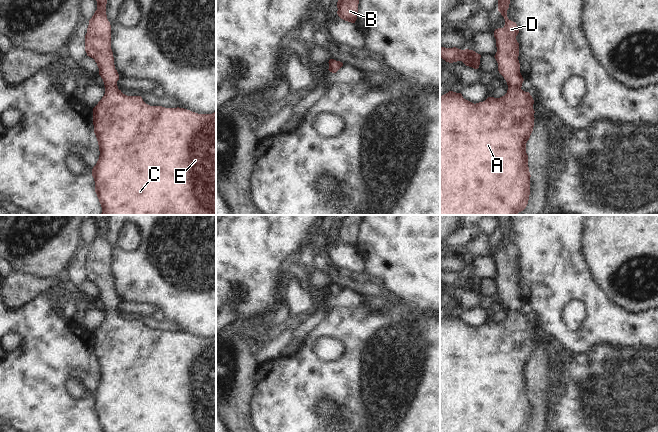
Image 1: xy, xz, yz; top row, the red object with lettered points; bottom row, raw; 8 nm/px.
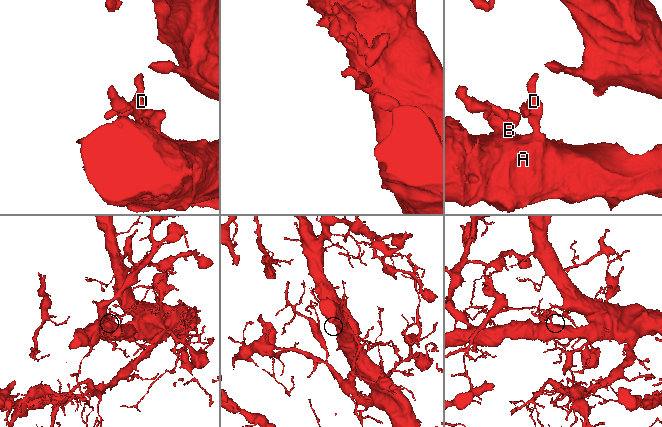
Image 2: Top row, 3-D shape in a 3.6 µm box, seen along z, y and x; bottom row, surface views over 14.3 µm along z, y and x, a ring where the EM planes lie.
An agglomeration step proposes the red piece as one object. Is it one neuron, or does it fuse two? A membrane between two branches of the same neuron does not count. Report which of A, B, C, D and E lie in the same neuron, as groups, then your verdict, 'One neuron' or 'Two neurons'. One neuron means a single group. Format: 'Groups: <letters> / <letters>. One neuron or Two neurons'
Groups: A B C D E. One neuron

